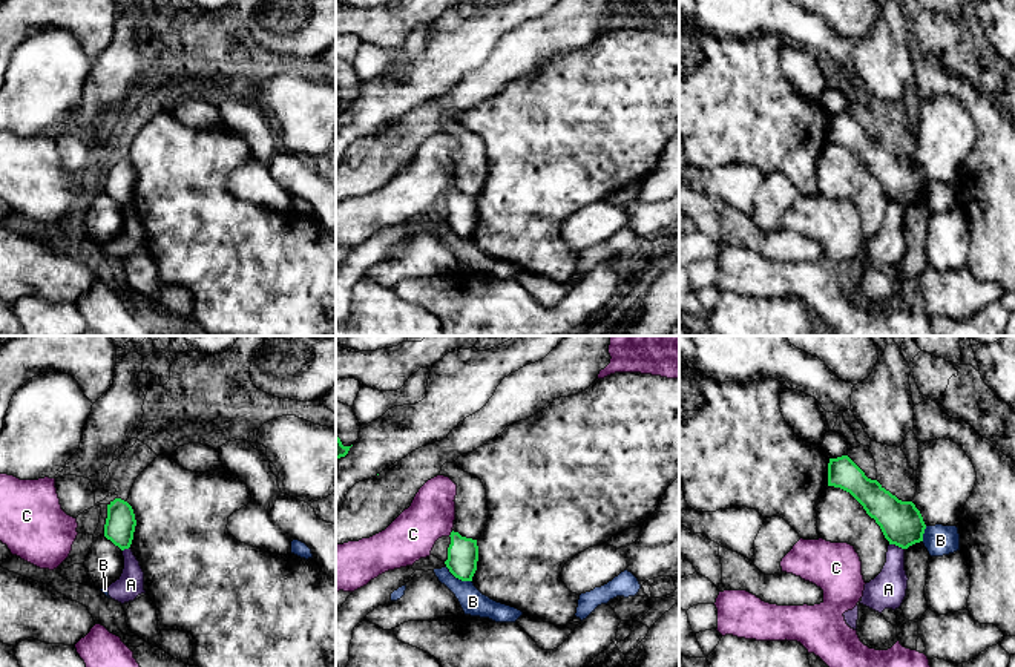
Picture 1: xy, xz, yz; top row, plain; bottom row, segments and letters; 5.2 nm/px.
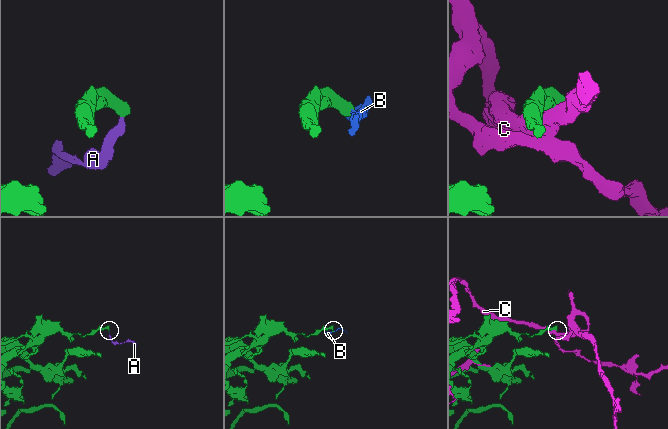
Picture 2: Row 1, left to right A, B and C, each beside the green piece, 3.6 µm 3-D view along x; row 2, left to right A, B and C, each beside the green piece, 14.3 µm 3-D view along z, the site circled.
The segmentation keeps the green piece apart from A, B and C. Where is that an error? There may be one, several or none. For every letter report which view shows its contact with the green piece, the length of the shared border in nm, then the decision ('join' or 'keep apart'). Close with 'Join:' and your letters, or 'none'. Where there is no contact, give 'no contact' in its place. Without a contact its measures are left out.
A: yz | 90 nm | keep apart
B: xz | 170 nm | keep apart
C: xz | 40 nm | keep apart
Join: none

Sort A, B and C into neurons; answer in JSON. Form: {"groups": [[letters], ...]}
{"groups": [["A", "B"], ["C"]]}

